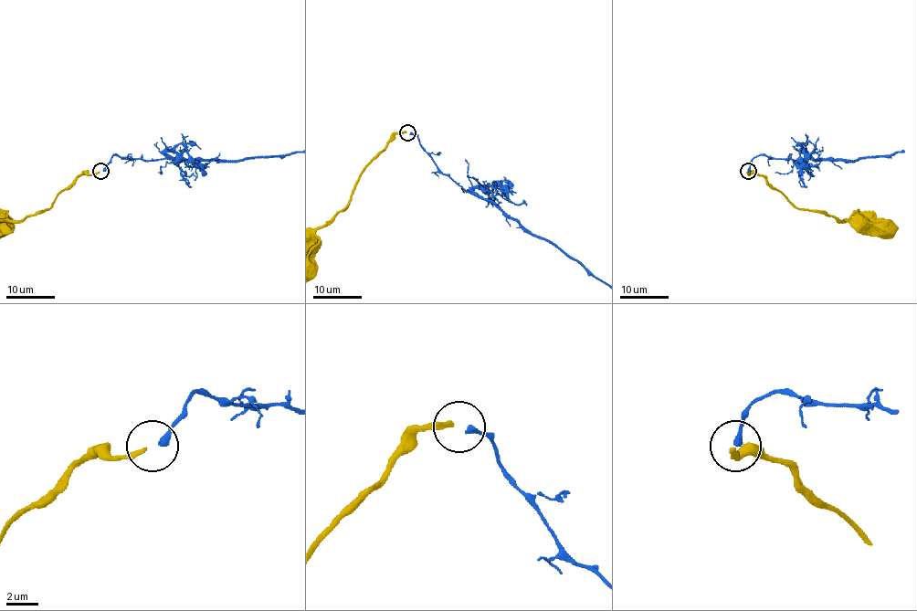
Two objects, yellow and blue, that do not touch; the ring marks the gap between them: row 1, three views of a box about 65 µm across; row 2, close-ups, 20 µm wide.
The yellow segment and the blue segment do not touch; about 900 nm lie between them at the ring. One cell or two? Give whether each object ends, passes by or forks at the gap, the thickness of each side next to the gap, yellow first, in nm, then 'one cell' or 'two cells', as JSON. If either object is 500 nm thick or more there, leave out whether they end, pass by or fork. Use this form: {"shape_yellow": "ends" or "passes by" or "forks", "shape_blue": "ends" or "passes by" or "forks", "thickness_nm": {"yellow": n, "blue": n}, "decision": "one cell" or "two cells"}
{"shape_yellow": "ends", "shape_blue": "ends", "thickness_nm": {"yellow": 300, "blue": 380}, "decision": "two cells"}

